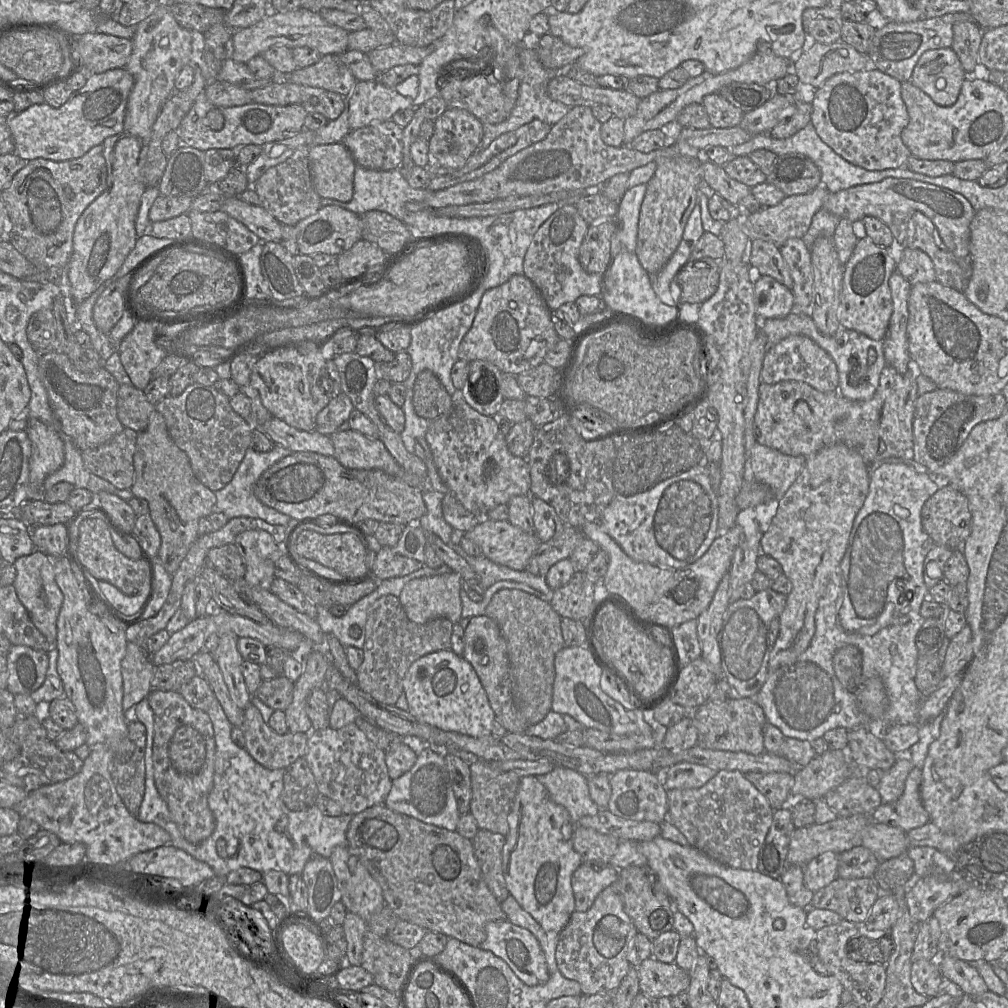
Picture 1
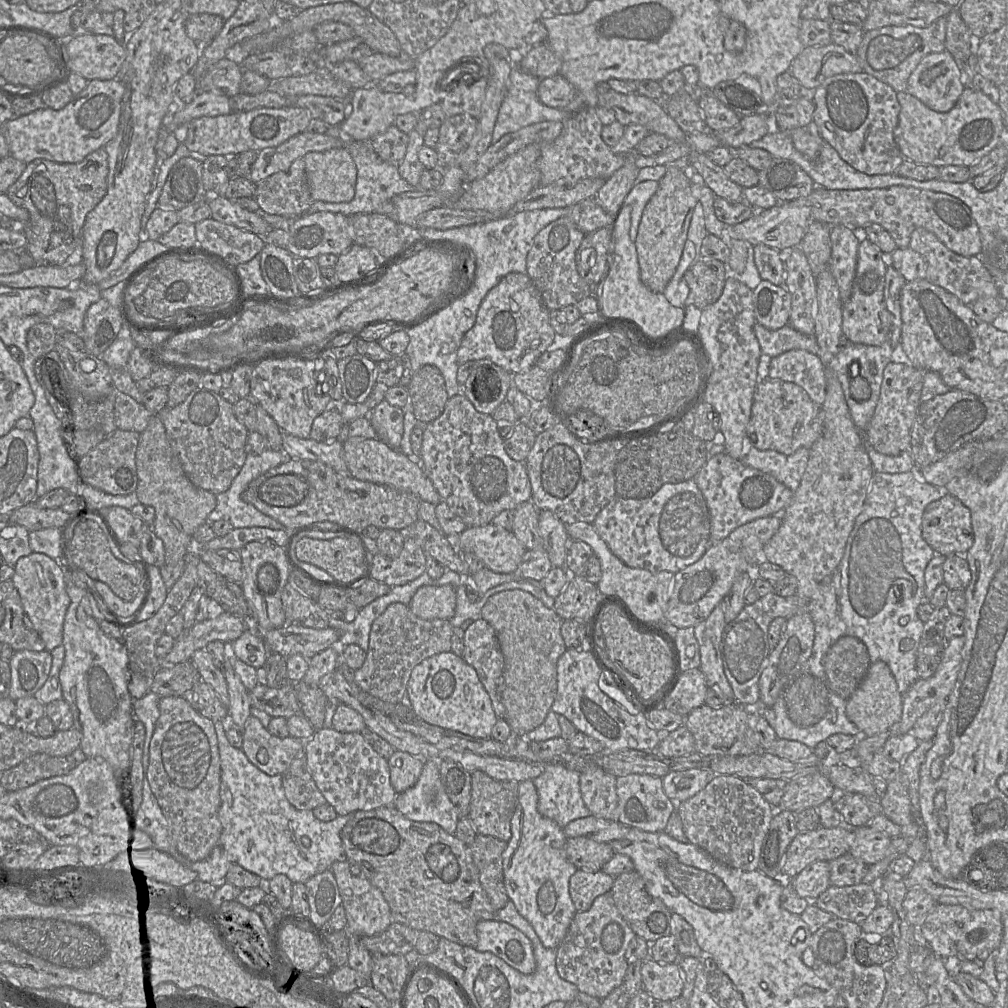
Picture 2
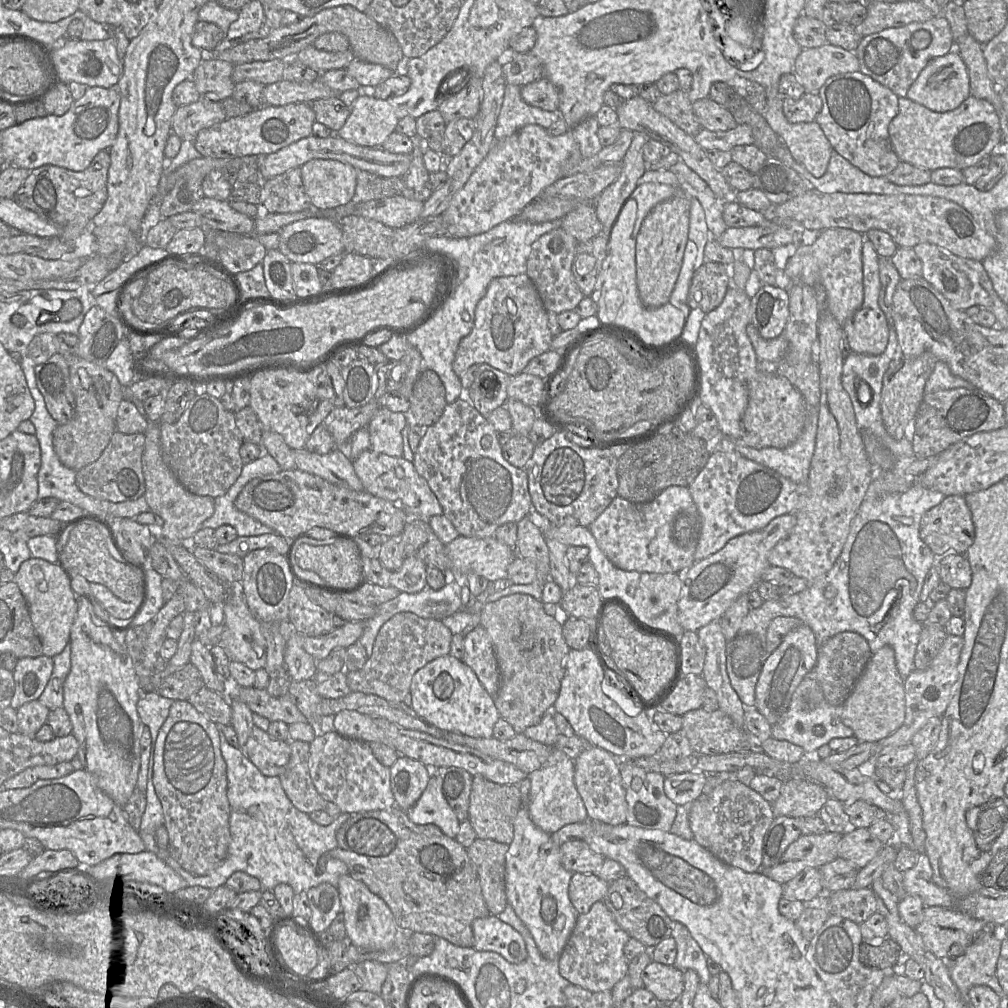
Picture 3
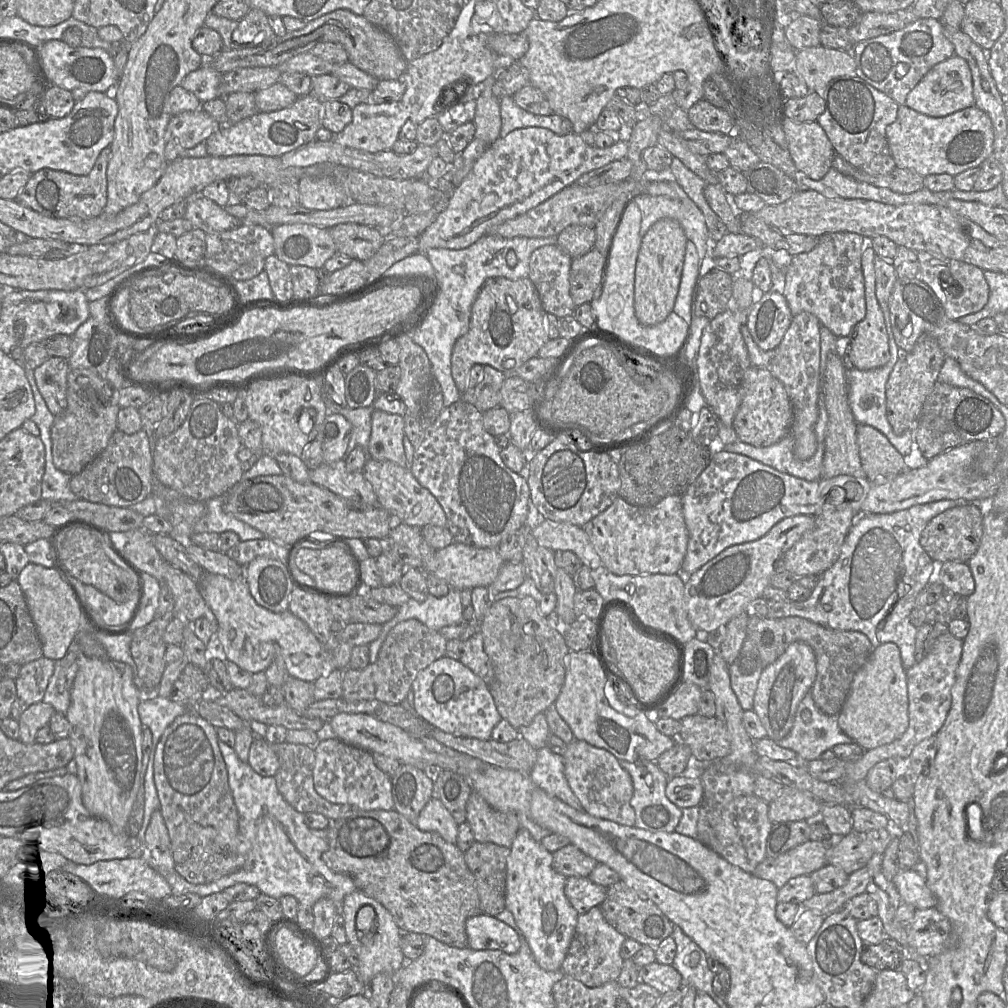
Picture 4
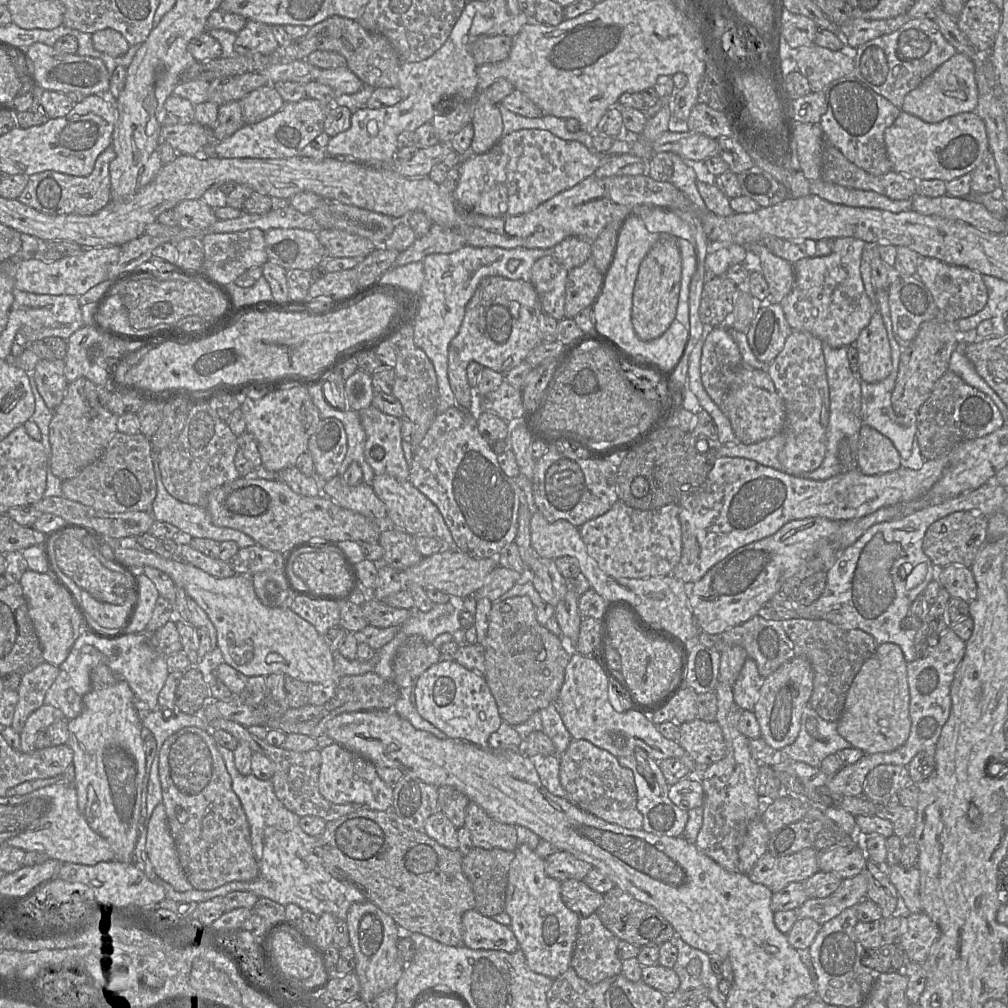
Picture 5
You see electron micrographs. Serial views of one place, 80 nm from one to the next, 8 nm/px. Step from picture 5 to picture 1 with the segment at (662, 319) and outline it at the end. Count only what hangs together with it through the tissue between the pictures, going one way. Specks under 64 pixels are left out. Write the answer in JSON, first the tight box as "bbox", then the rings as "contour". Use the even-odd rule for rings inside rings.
{"bbox":[636,157,703,275],"contour":[[[697,157],[660,158],[656,164],[641,205],[636,247],[641,266],[650,275],[658,273],[677,250],[697,203],[698,185],[703,178],[702,162]]]}

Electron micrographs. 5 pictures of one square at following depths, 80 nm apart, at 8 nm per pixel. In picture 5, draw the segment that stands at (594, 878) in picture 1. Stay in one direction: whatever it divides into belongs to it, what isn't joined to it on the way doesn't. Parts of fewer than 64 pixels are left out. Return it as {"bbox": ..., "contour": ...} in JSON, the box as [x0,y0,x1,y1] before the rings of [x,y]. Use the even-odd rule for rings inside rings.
{"bbox":[561,879,603,920],"contour":[[[568,879],[561,882],[561,897],[579,920],[595,913],[603,903],[603,895],[589,888],[583,880]]]}

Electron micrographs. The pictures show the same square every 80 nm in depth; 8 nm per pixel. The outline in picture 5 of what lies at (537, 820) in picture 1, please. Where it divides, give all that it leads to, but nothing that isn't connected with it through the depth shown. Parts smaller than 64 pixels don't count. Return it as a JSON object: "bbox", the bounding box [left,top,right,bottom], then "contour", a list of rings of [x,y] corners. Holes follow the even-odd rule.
{"bbox":[505,845,579,980],"contour":[[[519,845],[515,852],[507,877],[505,912],[510,916],[510,928],[514,933],[518,947],[522,950],[528,967],[535,973],[553,980],[570,967],[574,944],[578,934],[579,917],[571,911],[561,897],[561,881],[545,873],[544,859],[527,845]]]}

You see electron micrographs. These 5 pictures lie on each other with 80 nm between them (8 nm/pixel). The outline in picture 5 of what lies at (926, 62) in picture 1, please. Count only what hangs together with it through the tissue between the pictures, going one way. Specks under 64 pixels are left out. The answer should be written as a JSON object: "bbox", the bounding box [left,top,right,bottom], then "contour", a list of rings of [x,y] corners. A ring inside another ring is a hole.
{"bbox":[901,53,978,123],"contour":[[[956,53],[904,97],[901,110],[927,123],[936,123],[963,112],[975,112],[978,89],[975,64],[962,53]]]}

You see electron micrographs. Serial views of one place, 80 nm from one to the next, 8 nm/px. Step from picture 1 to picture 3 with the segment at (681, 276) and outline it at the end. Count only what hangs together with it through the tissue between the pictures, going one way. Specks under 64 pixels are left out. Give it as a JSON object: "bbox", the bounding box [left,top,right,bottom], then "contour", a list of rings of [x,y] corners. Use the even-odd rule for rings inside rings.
{"bbox":[688,261,732,314],"contour":[[[712,261],[703,263],[694,271],[688,305],[691,309],[700,309],[707,314],[722,303],[730,286],[732,281],[725,265]]]}

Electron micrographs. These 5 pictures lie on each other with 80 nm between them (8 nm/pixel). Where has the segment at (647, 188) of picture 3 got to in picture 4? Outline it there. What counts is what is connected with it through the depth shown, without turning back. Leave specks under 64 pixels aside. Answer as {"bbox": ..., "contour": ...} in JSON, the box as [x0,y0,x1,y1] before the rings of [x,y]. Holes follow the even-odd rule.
{"bbox":[632,193,689,240],"contour":[[[646,193],[639,194],[632,199],[638,206],[641,213],[641,225],[640,225],[640,235],[644,236],[647,230],[652,224],[662,218],[671,218],[680,223],[683,227],[685,235],[689,240],[689,236],[686,233],[686,227],[678,218],[683,218],[683,209],[687,209],[681,202],[672,200],[665,196],[652,196]]]}

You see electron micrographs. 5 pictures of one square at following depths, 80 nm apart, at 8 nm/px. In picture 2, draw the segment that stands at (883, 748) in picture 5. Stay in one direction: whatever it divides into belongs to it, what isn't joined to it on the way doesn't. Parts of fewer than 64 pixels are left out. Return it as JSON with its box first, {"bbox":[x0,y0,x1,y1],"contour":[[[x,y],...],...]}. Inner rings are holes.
{"bbox":[846,661,903,737],"contour":[[[883,661],[870,664],[863,681],[846,704],[846,715],[860,730],[860,737],[871,737],[889,730],[901,720],[902,710],[903,695],[889,666]]]}

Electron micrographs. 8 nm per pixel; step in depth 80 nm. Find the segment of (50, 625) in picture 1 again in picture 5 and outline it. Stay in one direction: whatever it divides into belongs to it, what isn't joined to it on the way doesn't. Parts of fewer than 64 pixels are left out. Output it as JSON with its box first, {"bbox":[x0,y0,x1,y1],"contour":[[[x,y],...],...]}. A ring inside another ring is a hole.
{"bbox":[19,569,82,667],"contour":[[[27,569],[19,583],[23,588],[29,616],[39,639],[44,661],[58,667],[65,661],[82,632],[79,615],[69,599],[65,585],[52,571],[39,573]]]}

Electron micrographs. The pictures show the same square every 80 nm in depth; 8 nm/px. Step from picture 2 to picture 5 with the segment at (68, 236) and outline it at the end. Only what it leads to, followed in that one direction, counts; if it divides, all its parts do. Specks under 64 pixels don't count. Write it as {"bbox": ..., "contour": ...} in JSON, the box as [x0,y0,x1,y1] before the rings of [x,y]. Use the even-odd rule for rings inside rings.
{"bbox":[18,146,116,216],"contour":[[[111,146],[96,159],[92,173],[86,177],[56,171],[44,171],[28,177],[27,185],[18,197],[19,202],[48,215],[89,216],[102,210],[111,201],[109,166],[116,154]]]}

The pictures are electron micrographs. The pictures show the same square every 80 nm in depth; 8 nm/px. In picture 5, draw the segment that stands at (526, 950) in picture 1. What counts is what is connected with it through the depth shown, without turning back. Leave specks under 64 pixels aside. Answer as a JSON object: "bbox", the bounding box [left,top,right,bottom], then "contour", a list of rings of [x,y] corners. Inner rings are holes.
{"bbox":[462,909,518,952],"contour":[[[476,909],[462,915],[463,945],[473,950],[515,952],[518,941],[510,927],[483,916]]]}

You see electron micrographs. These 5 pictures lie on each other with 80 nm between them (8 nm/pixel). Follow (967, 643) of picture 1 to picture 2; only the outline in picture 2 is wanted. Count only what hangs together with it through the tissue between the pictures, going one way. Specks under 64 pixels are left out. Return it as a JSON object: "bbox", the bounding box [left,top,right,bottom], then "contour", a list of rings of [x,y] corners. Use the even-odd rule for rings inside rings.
{"bbox":[890,635,964,736],"contour":[[[964,635],[950,639],[934,675],[928,679],[917,679],[903,694],[902,717],[890,728],[890,736],[911,732],[918,718],[937,701],[948,700],[961,668],[964,643]]]}

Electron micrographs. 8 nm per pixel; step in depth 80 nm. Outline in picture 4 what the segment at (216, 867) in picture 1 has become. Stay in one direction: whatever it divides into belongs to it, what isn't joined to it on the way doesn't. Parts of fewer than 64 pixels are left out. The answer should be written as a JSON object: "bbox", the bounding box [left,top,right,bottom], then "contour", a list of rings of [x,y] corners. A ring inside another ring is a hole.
{"bbox":[134,687,357,913],"contour":[[[138,687],[138,689],[140,690],[140,693],[141,693],[141,700],[138,704],[138,714],[140,717],[141,724],[144,727],[148,727],[150,729],[150,731],[152,732],[152,746],[151,746],[150,754],[149,754],[149,761],[148,761],[148,766],[147,766],[147,770],[146,770],[146,774],[145,774],[145,783],[144,783],[144,786],[145,786],[144,818],[143,818],[143,823],[142,823],[141,829],[139,830],[136,837],[134,837],[134,845],[136,846],[136,854],[135,855],[141,855],[141,857],[147,862],[147,864],[150,867],[155,869],[159,874],[161,874],[165,878],[165,880],[167,881],[167,883],[170,885],[170,887],[172,889],[173,895],[182,895],[182,894],[187,894],[187,893],[193,893],[193,894],[199,895],[201,898],[204,898],[204,897],[211,895],[211,894],[214,894],[214,893],[223,892],[226,888],[232,887],[238,883],[246,883],[246,884],[256,886],[260,890],[261,893],[266,894],[266,895],[273,897],[275,899],[280,899],[284,895],[291,895],[291,896],[294,896],[298,900],[299,903],[305,904],[305,905],[313,906],[314,903],[320,899],[330,899],[330,900],[334,901],[335,903],[338,903],[339,912],[341,913],[341,903],[342,903],[344,897],[347,894],[355,891],[357,888],[356,888],[355,884],[353,883],[353,881],[349,877],[341,875],[341,874],[336,873],[336,872],[333,872],[323,862],[322,854],[328,849],[328,830],[326,830],[326,829],[315,830],[315,829],[311,829],[310,827],[308,827],[306,822],[305,822],[305,814],[302,814],[302,813],[296,811],[289,803],[286,802],[286,800],[283,798],[283,796],[278,791],[278,788],[276,785],[276,780],[274,777],[263,777],[263,776],[259,775],[258,773],[256,773],[252,769],[252,767],[249,765],[249,763],[242,762],[238,758],[234,748],[229,747],[227,744],[225,744],[224,742],[222,742],[220,740],[218,742],[218,747],[219,747],[219,750],[220,750],[222,757],[223,757],[225,764],[226,764],[226,768],[227,768],[227,772],[228,772],[229,787],[230,787],[230,790],[231,790],[231,793],[232,793],[232,796],[234,799],[234,803],[235,803],[237,811],[238,811],[240,840],[245,844],[245,863],[244,863],[243,867],[240,870],[238,870],[237,872],[234,872],[230,875],[224,876],[217,881],[214,881],[214,882],[209,883],[209,884],[201,884],[200,885],[200,884],[191,884],[186,879],[184,879],[176,870],[175,871],[168,871],[167,869],[159,866],[156,863],[156,861],[151,857],[149,850],[146,849],[146,842],[145,842],[145,834],[146,834],[147,828],[149,826],[151,816],[156,810],[160,809],[160,801],[159,801],[157,790],[156,790],[156,786],[155,786],[155,782],[154,782],[154,773],[153,773],[155,747],[158,744],[165,729],[175,720],[176,717],[183,715],[184,713],[187,713],[187,711],[190,710],[190,708],[179,705],[176,702],[170,700],[169,698],[163,698],[160,696],[156,696],[153,698],[143,698],[147,693],[143,693],[139,687]]]}

